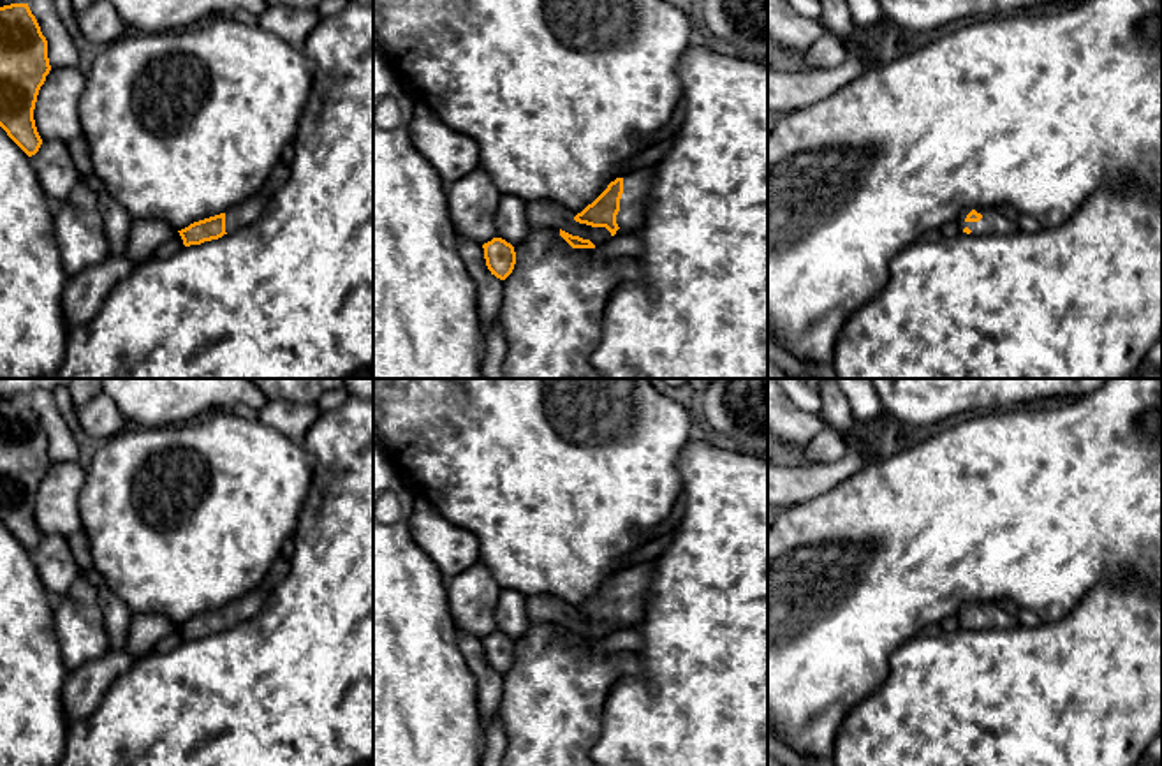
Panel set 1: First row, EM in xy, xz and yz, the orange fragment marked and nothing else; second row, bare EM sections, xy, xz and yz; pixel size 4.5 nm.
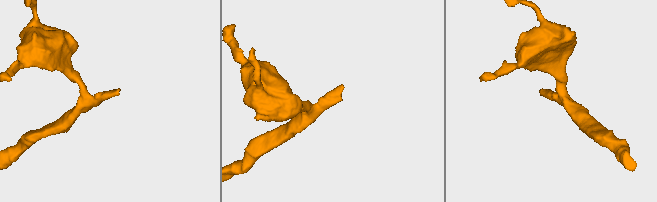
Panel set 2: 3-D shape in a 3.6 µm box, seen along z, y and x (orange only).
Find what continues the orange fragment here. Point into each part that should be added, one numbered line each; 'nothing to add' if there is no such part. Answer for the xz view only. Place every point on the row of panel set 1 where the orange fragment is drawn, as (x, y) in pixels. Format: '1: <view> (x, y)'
1: xz (636, 185)

